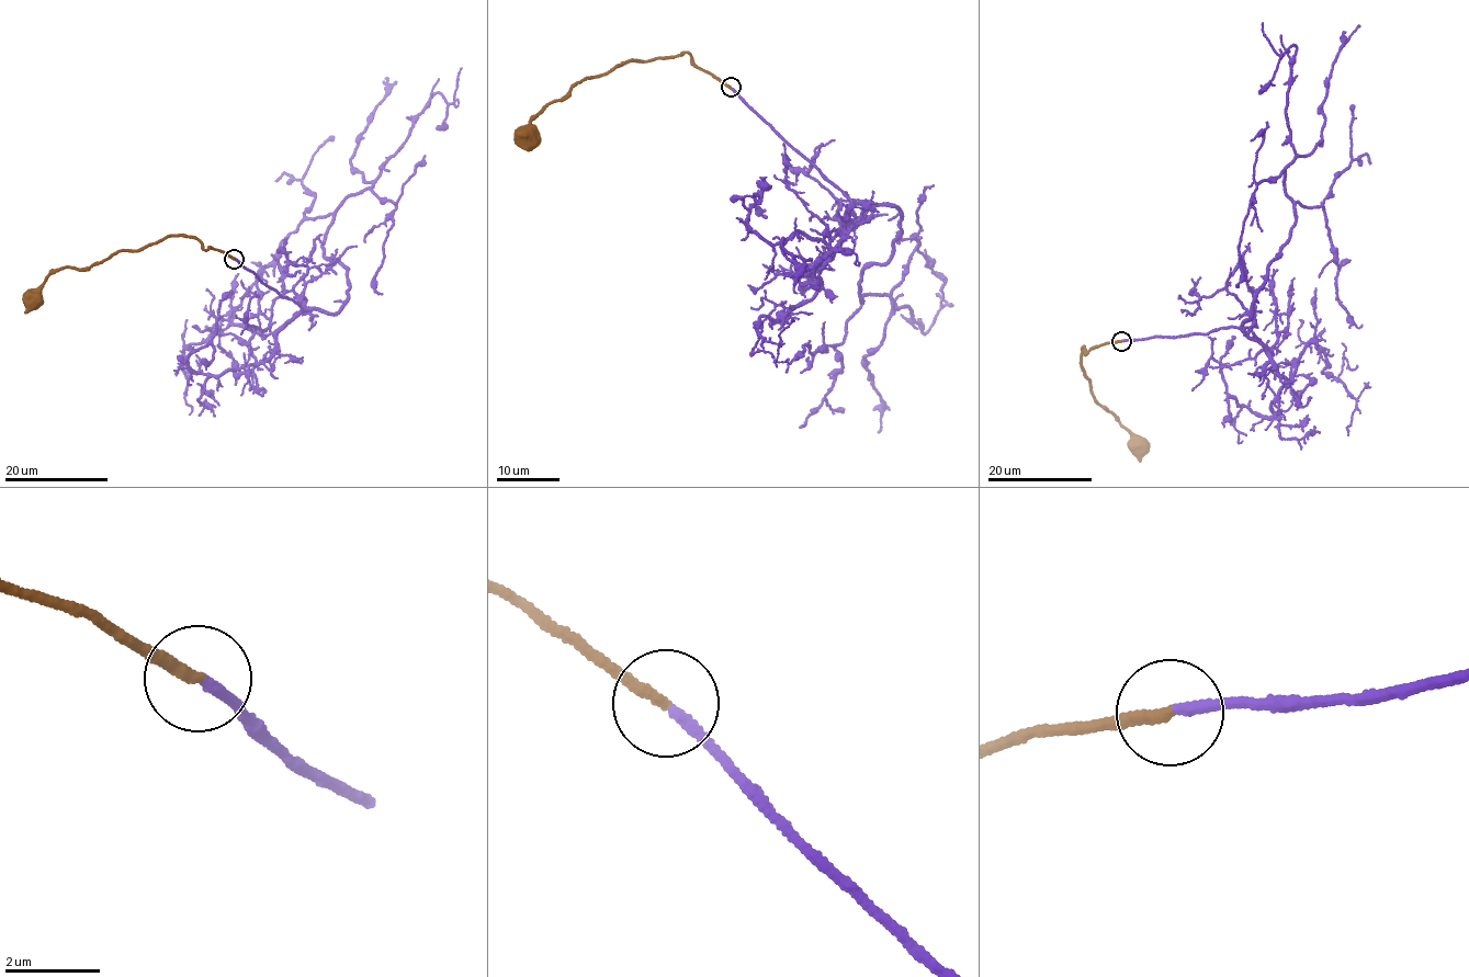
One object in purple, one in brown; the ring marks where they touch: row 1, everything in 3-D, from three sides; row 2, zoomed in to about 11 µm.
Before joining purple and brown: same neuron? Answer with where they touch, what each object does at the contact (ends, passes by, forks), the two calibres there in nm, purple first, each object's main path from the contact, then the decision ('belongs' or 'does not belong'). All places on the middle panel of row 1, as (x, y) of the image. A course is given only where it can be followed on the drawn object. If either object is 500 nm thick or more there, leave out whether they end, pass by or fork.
place (731, 87); purple ends; brown ends; calibres 240 and 240 nm; course purple (731, 88), (852, 201), (901, 216), (859, 300), (886, 294), (923, 333), (941, 306), (931, 272); course brown (731, 88), (687, 53), (620, 65), (577, 82), (560, 101), (554, 100), (524, 136); belongs

